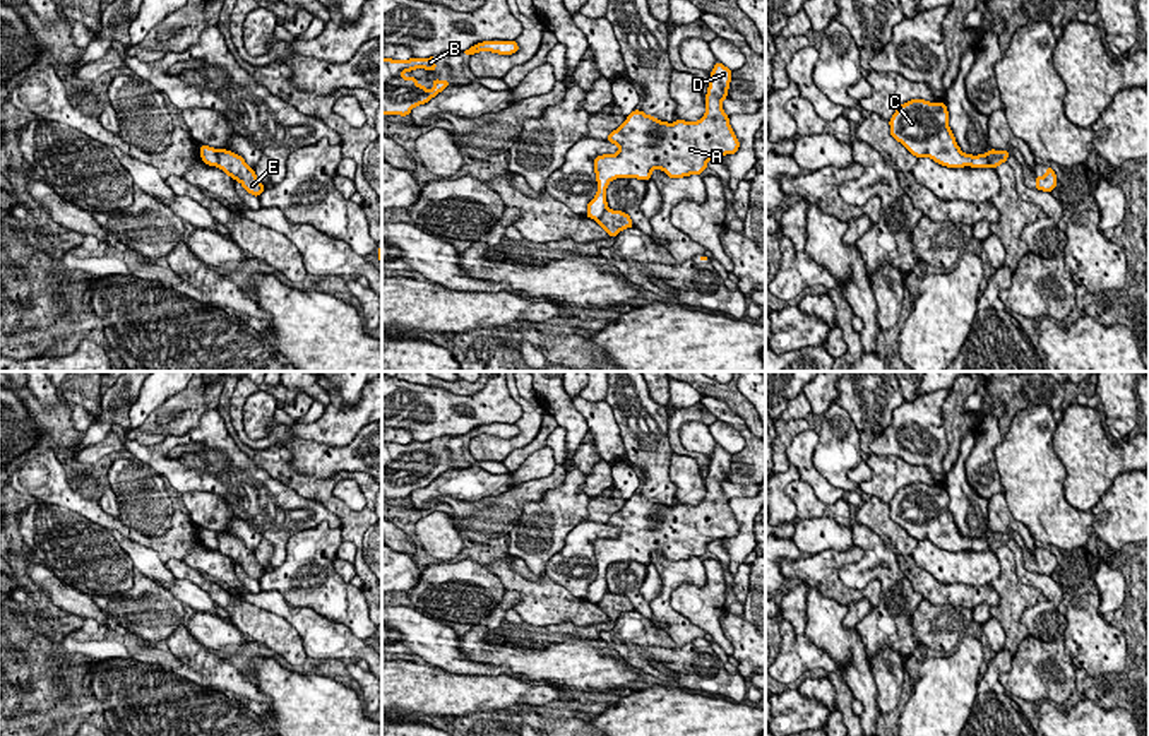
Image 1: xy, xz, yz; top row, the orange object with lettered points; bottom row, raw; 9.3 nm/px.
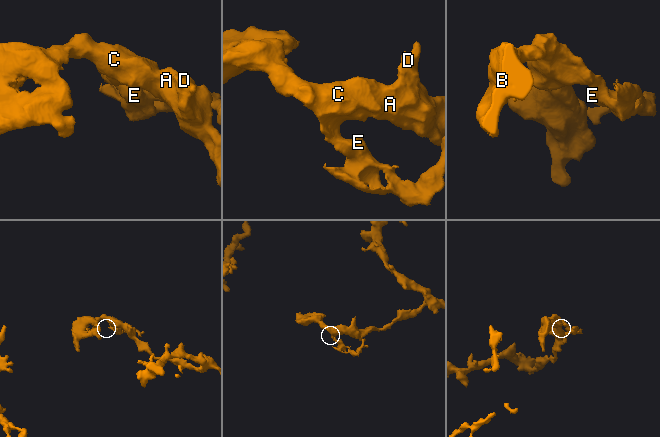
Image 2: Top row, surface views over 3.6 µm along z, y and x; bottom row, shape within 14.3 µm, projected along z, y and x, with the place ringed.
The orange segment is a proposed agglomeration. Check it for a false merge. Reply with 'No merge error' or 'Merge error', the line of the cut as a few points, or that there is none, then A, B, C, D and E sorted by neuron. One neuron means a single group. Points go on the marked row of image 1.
Merge error. Split along xy (216, 151), (218, 165). Groups: A B C D / E

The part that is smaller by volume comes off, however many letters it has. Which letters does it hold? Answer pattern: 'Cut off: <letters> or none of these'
Cut off: E

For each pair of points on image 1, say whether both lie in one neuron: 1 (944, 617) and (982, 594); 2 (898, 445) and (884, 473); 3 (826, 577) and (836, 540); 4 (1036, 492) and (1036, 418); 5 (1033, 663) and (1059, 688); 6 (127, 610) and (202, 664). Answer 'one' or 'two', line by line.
1: two
2: two
3: two
4: one
5: one
6: one

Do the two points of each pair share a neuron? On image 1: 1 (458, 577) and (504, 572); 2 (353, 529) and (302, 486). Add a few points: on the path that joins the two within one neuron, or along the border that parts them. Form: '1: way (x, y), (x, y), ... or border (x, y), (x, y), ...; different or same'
1: border (482, 563), (500, 581), (506, 591); different
2: way (346, 516), (315, 488); same

